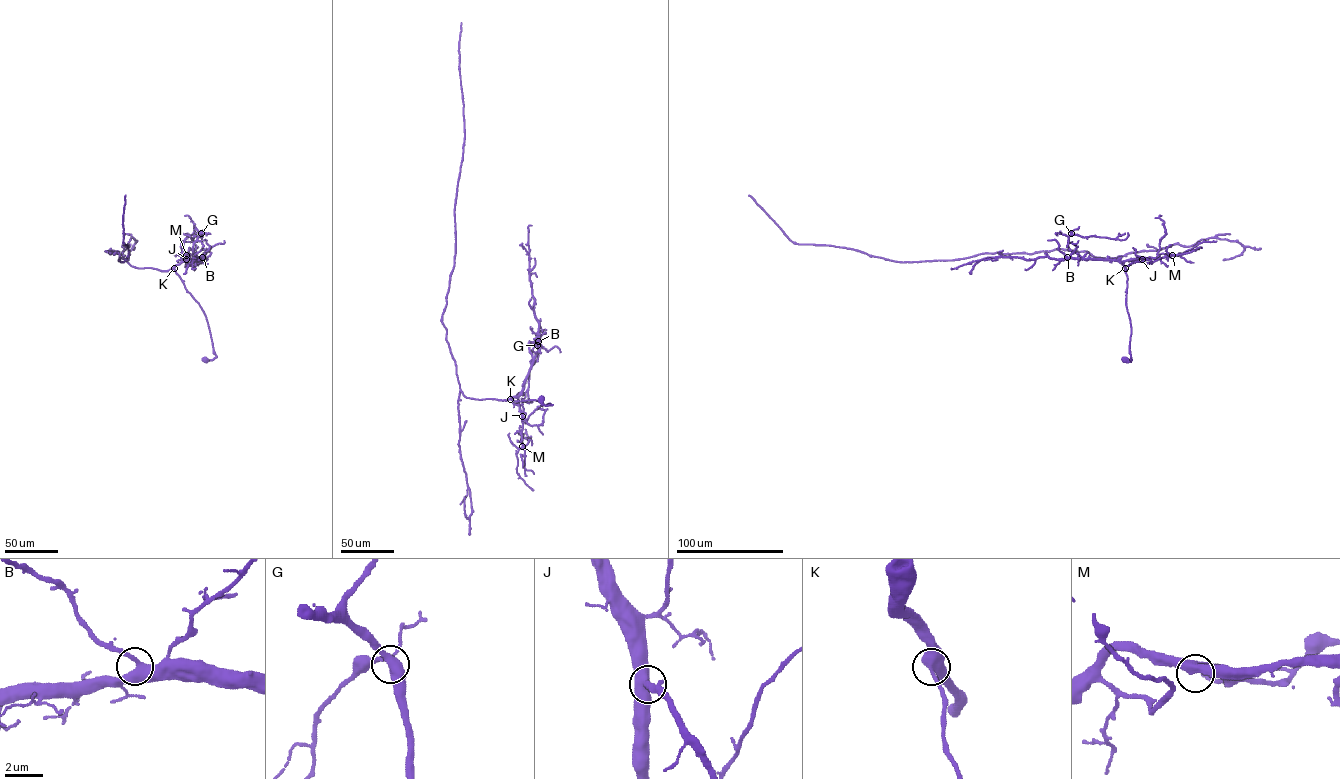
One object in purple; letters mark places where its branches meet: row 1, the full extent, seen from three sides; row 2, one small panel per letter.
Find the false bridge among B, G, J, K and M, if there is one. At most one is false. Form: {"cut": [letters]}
{"cut": []}

